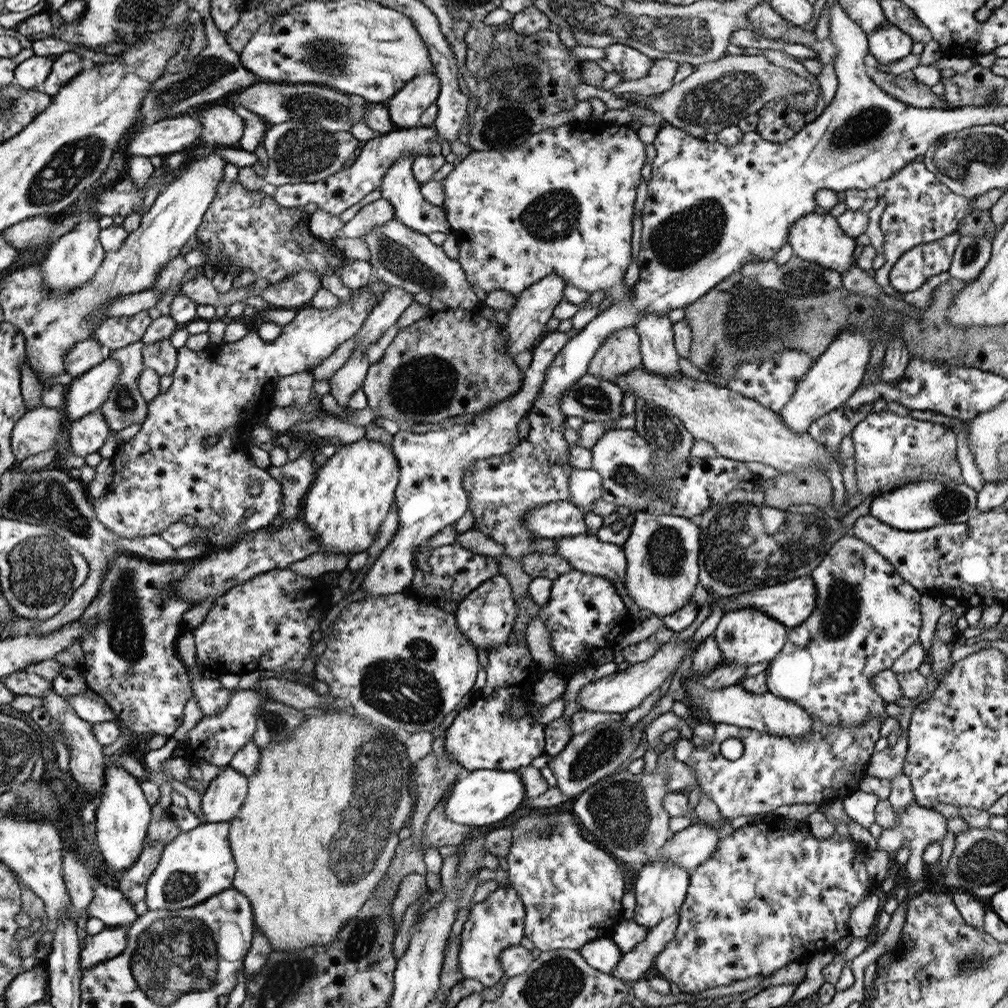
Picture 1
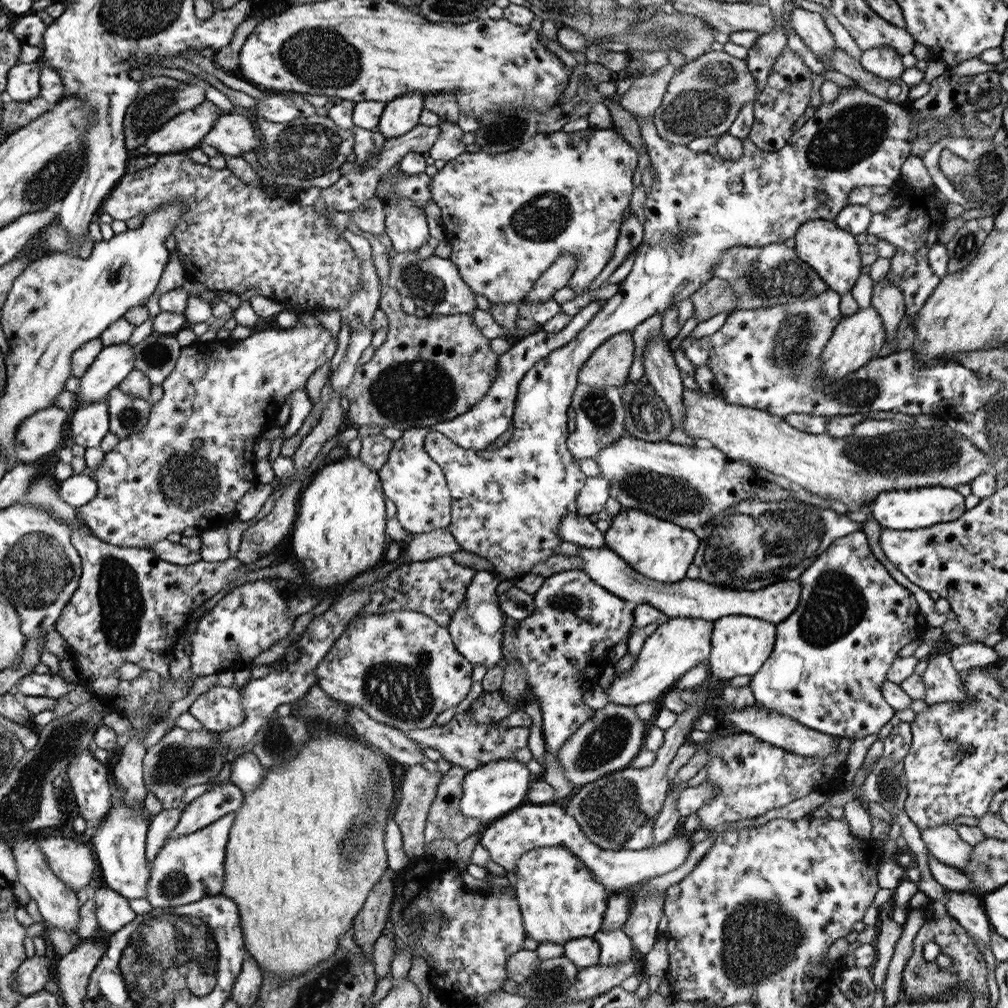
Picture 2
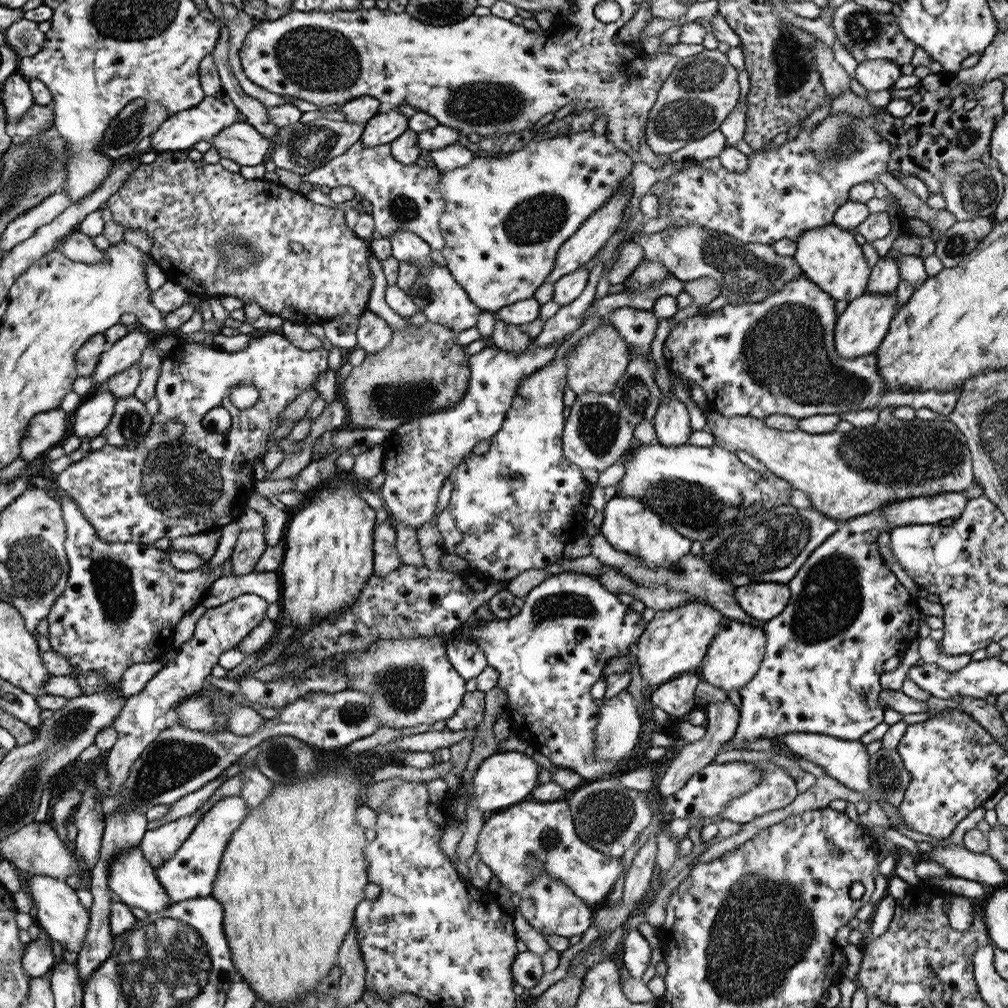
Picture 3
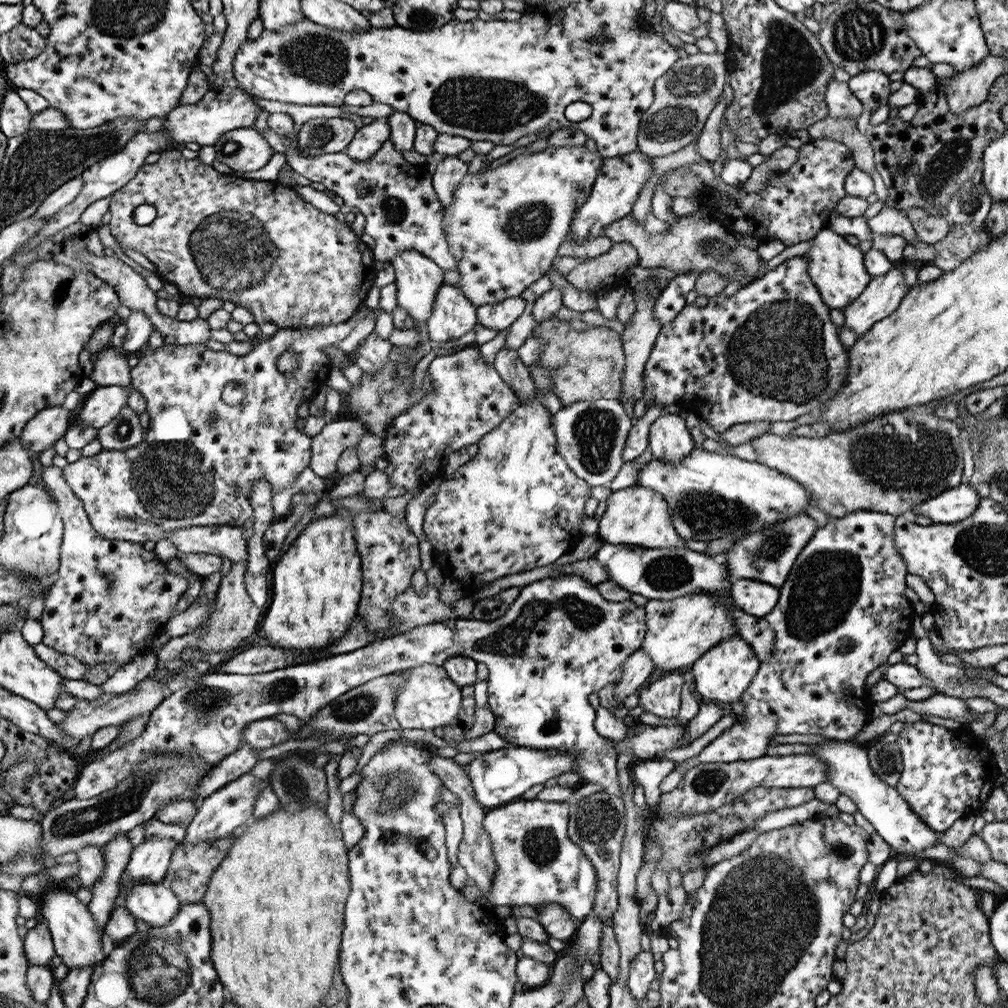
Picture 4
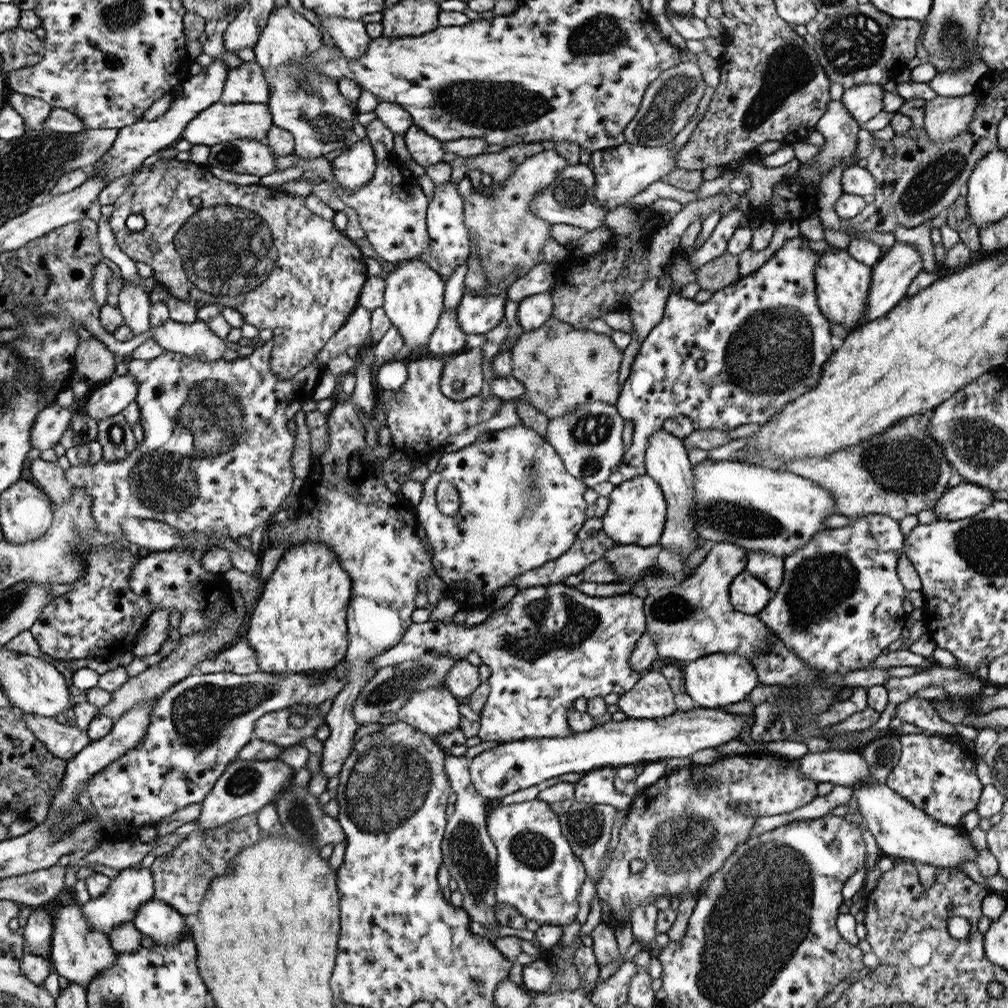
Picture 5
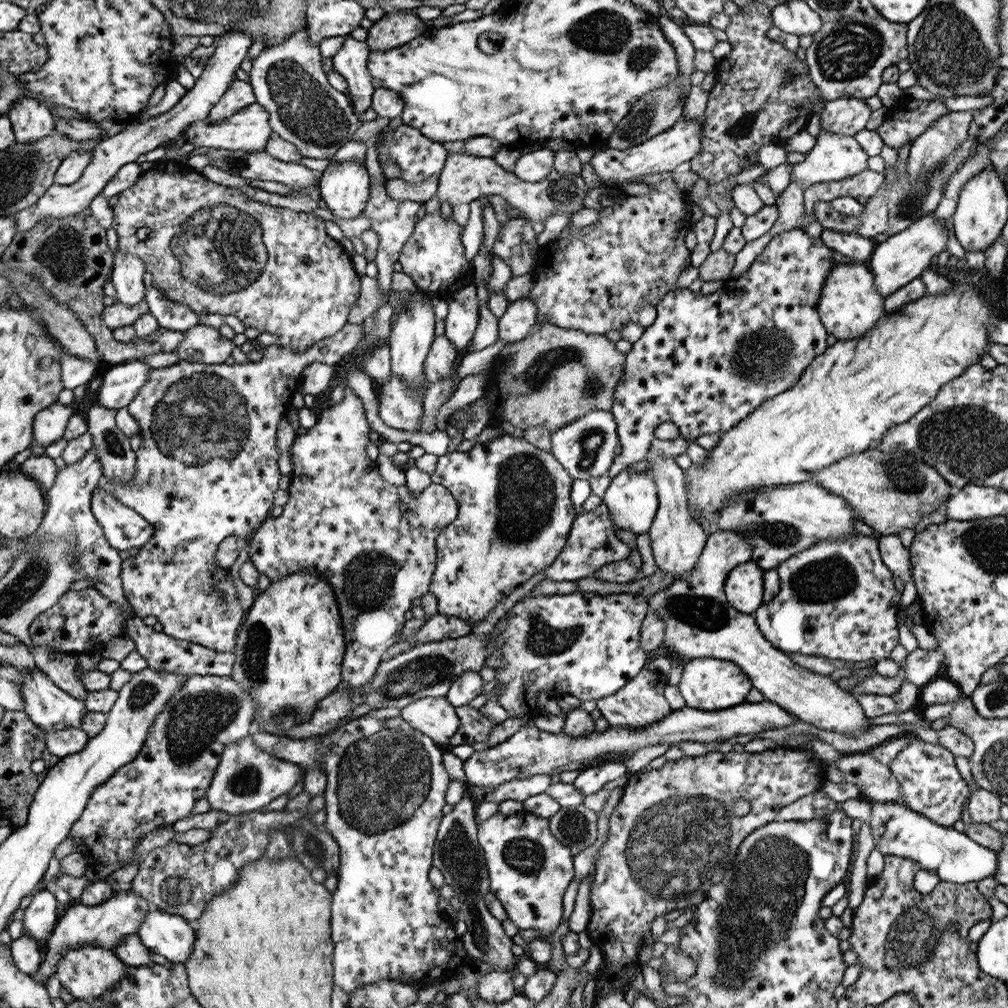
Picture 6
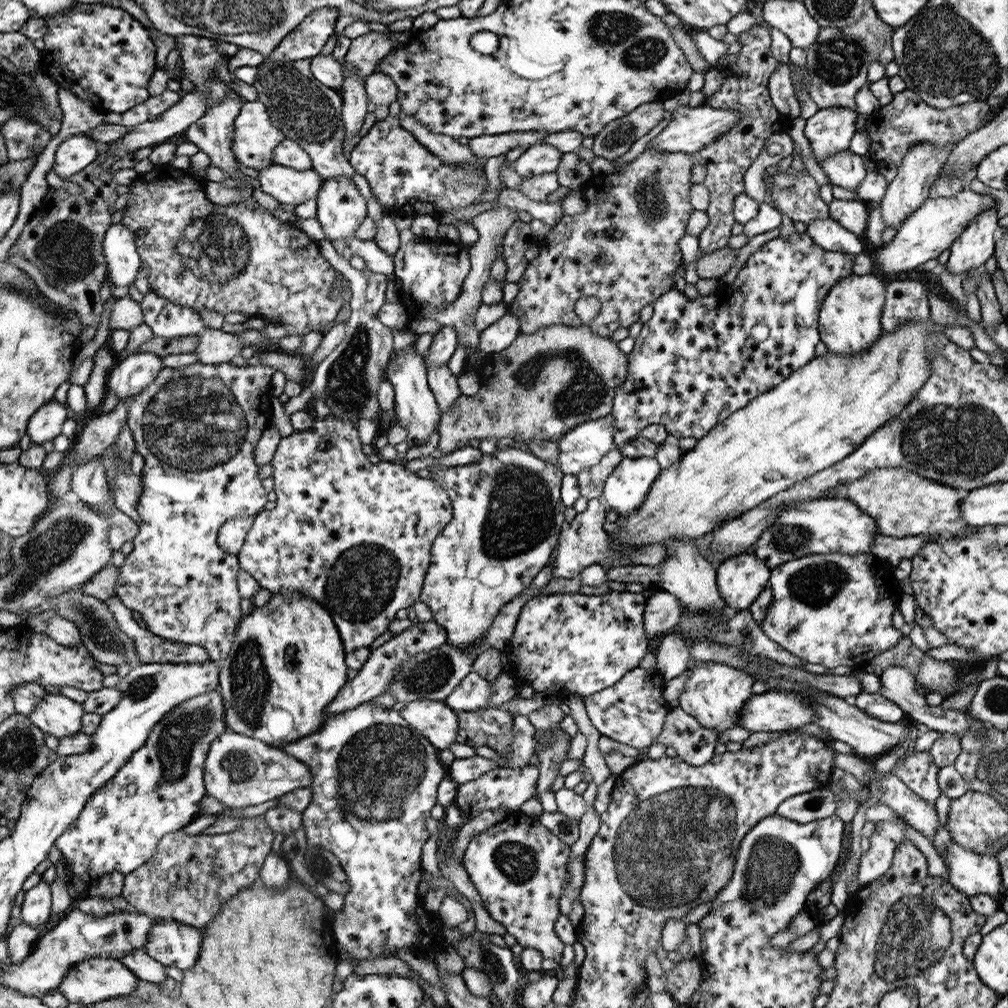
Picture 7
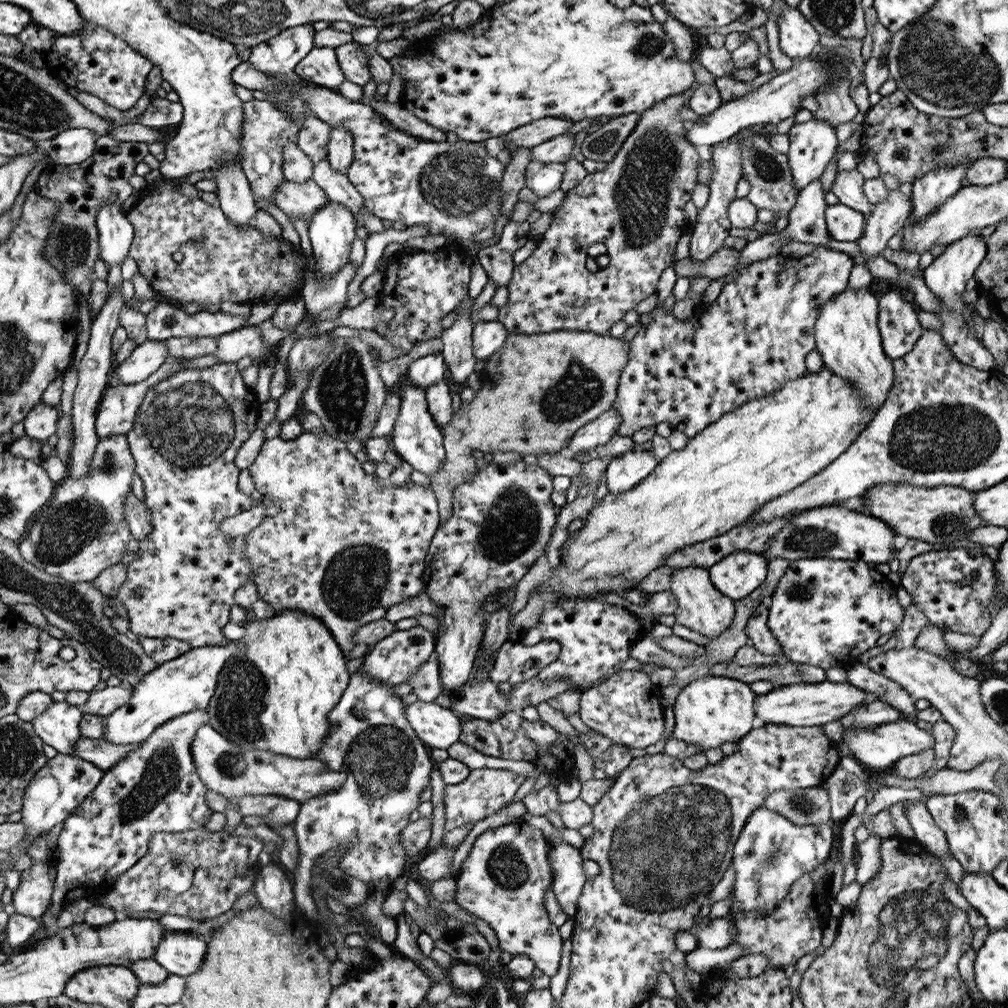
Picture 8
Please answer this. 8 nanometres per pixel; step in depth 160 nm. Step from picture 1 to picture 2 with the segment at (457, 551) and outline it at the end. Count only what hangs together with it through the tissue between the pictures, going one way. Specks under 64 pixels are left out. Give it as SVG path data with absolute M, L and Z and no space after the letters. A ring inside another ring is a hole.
M452 555L424 562L403 563L390 571L383 580L383 589L371 594L359 615L385 614L390 610L414 610L432 618L438 625L449 627L450 620L464 600L472 577L477 573L473 567L458 565Z

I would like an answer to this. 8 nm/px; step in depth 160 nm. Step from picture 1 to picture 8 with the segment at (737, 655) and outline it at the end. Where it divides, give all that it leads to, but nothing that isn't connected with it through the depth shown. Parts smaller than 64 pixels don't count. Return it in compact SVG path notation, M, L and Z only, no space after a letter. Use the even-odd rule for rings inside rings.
M702 676L681 689L673 711L675 728L673 738L688 744L698 744L701 752L720 748L724 742L735 742L752 730L757 694L749 683L725 676Z

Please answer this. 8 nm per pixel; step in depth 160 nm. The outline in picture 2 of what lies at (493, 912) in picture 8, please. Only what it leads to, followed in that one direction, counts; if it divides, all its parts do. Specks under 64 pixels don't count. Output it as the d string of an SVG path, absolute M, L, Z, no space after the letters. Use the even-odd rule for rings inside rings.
M526 801L506 816L488 824L480 842L488 850L490 860L503 866L506 871L515 871L521 856L534 848L565 846L593 874L595 880L611 894L620 892L630 884L643 884L650 878L676 870L685 861L694 845L686 841L688 837L690 838L690 833L681 831L670 837L664 844L642 850L604 850L586 838L575 818L560 805L553 802L537 805Z

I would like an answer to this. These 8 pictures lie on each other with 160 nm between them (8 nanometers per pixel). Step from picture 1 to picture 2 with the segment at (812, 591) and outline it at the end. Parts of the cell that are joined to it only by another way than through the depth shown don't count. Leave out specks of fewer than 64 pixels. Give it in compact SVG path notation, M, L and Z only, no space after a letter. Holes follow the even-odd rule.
M606 546L602 548L578 547L578 558L581 558L584 571L608 592L619 596L631 605L649 604L670 618L700 618L706 622L715 622L722 616L752 616L772 623L782 624L798 606L801 595L800 583L796 580L785 580L755 591L730 589L723 585L710 584L698 579L684 578L680 582L661 583L646 578L633 570L618 554Z

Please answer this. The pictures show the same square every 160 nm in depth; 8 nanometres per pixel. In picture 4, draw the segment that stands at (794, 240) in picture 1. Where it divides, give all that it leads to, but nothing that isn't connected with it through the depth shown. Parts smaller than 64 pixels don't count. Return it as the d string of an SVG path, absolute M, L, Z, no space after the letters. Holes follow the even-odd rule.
M826 227L821 228L813 240L810 251L803 255L809 260L807 271L812 283L830 309L844 309L852 304L857 296L864 293L871 282L871 276L864 264L864 253L858 246L848 243L843 235Z

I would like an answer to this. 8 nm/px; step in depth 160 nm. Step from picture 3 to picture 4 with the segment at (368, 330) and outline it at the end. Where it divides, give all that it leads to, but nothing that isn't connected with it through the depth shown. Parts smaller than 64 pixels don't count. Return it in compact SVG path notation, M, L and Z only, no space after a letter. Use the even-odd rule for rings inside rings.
M371 333L355 350L352 362L360 366L362 372L375 374L389 361L393 344L388 339L380 339L376 333Z

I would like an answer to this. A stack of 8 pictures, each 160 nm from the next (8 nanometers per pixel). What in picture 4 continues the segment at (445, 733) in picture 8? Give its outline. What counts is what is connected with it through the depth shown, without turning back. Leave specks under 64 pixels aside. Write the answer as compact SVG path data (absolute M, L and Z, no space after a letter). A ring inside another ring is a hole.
M423 664L405 672L405 684L398 689L394 713L402 729L423 728L437 731L458 718L463 704L461 688L448 678L443 665Z

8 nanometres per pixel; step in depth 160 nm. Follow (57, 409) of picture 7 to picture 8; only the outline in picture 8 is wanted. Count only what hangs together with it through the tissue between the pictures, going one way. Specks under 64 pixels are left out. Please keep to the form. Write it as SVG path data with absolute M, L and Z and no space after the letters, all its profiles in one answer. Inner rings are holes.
M38 403L24 418L25 434L34 440L46 443L56 432L60 410L57 406Z

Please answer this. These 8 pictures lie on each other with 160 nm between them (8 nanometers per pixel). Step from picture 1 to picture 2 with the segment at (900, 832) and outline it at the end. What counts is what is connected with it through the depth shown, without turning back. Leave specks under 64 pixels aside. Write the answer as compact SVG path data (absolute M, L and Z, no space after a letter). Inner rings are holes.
M941 824L925 828L921 831L921 839L936 860L963 872L967 868L973 846L960 838L955 826Z

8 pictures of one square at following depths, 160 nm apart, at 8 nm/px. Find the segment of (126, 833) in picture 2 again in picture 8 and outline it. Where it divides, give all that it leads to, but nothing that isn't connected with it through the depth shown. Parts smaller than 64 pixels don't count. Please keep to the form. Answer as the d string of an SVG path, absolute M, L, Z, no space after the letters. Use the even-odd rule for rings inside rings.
M165 931L153 960L169 975L188 977L199 972L206 960L207 943L188 931Z

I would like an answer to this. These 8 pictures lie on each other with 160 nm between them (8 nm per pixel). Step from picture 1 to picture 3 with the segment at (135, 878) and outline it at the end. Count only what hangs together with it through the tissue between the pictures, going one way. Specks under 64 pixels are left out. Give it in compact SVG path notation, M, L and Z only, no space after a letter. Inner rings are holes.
M218 775L214 780L207 782L203 787L183 796L180 800L177 800L174 804L170 805L171 809L167 816L163 818L163 824L178 820L193 812L197 812L204 802L208 802L210 796L220 788L223 784L222 779L222 775Z

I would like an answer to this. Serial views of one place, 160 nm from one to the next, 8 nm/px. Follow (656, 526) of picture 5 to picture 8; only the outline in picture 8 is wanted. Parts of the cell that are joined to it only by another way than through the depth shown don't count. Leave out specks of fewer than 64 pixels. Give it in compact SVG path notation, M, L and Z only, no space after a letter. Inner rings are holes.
M653 451L625 452L613 457L605 470L606 484L610 494L622 494L628 492L645 480L659 463Z

